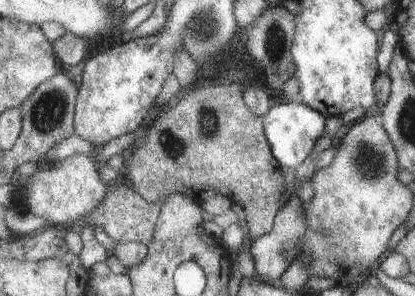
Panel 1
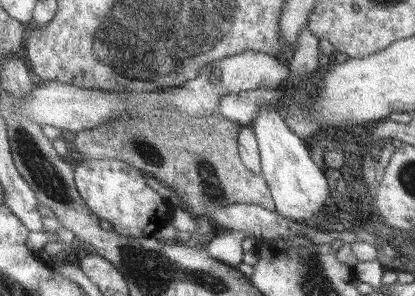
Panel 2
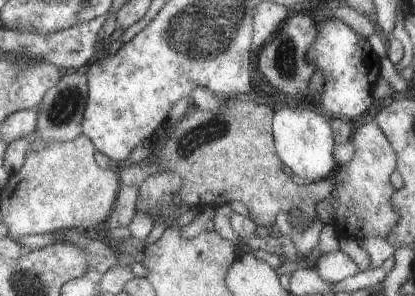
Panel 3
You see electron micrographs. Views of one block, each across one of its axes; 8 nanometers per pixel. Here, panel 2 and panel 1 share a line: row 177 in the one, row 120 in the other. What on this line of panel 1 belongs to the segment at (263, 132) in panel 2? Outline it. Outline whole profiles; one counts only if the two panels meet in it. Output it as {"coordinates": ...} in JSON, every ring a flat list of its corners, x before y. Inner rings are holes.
{"coordinates":[[287,100,287,102,271,108,271,112,263,120,265,120,267,138,271,142,271,150,275,152,275,160,279,160,279,164,283,168,297,168,307,160,307,156,313,152,317,140,323,136,327,116,301,100]]}

